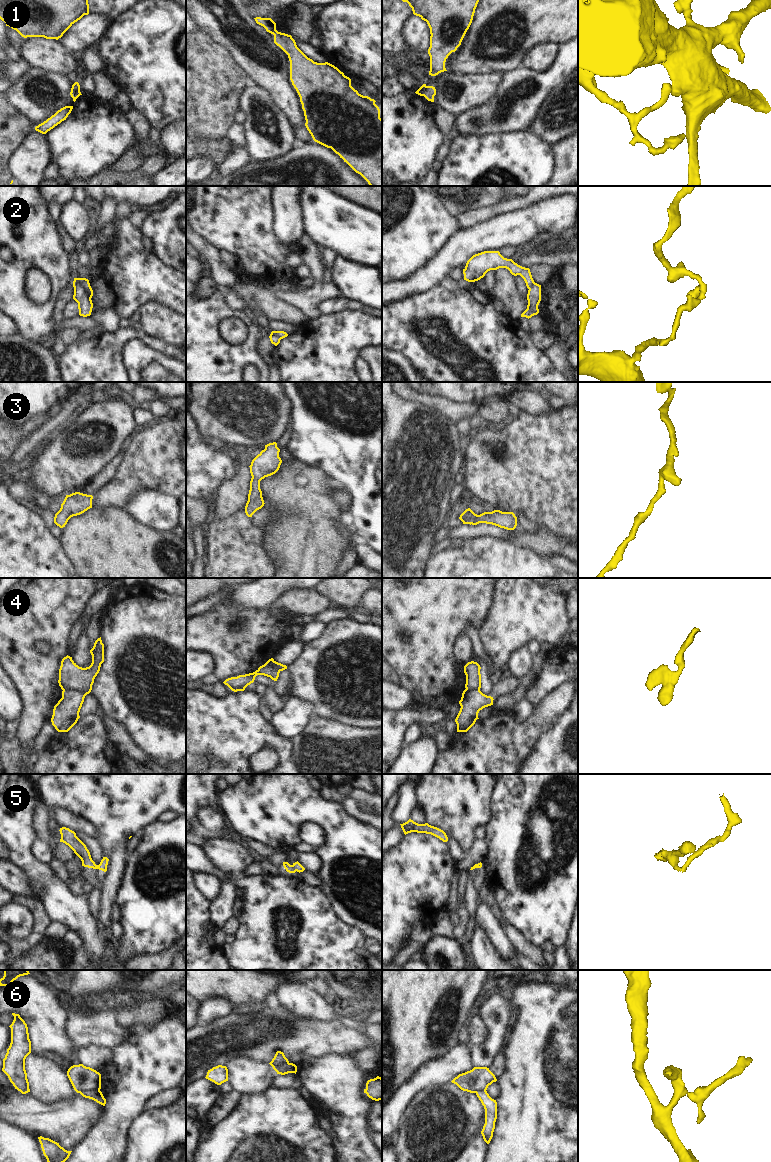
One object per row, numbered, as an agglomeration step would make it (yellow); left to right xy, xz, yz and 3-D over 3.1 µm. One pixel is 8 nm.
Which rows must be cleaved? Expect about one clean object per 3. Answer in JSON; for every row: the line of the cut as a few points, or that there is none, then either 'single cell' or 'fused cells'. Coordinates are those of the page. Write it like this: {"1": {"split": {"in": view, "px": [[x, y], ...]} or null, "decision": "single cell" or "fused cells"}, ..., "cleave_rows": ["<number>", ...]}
{"1": {"split": {"in": "yz", "px": [[426, 86], [422, 95]]}, "decision": "fused cells"}, "2": {"split": {"in": "xy", "px": [[73, 282], [76, 282], [90, 298]]}, "decision": "fused cells"}, "3": {"split": null, "decision": "single cell"}, "4": {"split": {"in": "xy", "px": [[63, 690], [81, 690], [86, 694]]}, "decision": "fused cells"}, "5": {"split": {"in": "xz", "px": [[291, 865], [296, 870]]}, "decision": "fused cells"}, "6": {"split": {"in": "xy", "px": [[99, 1088], [80, 1093]]}, "decision": "fused cells"}, "cleave_rows": ["1", "2", "4", "5", "6"]}

